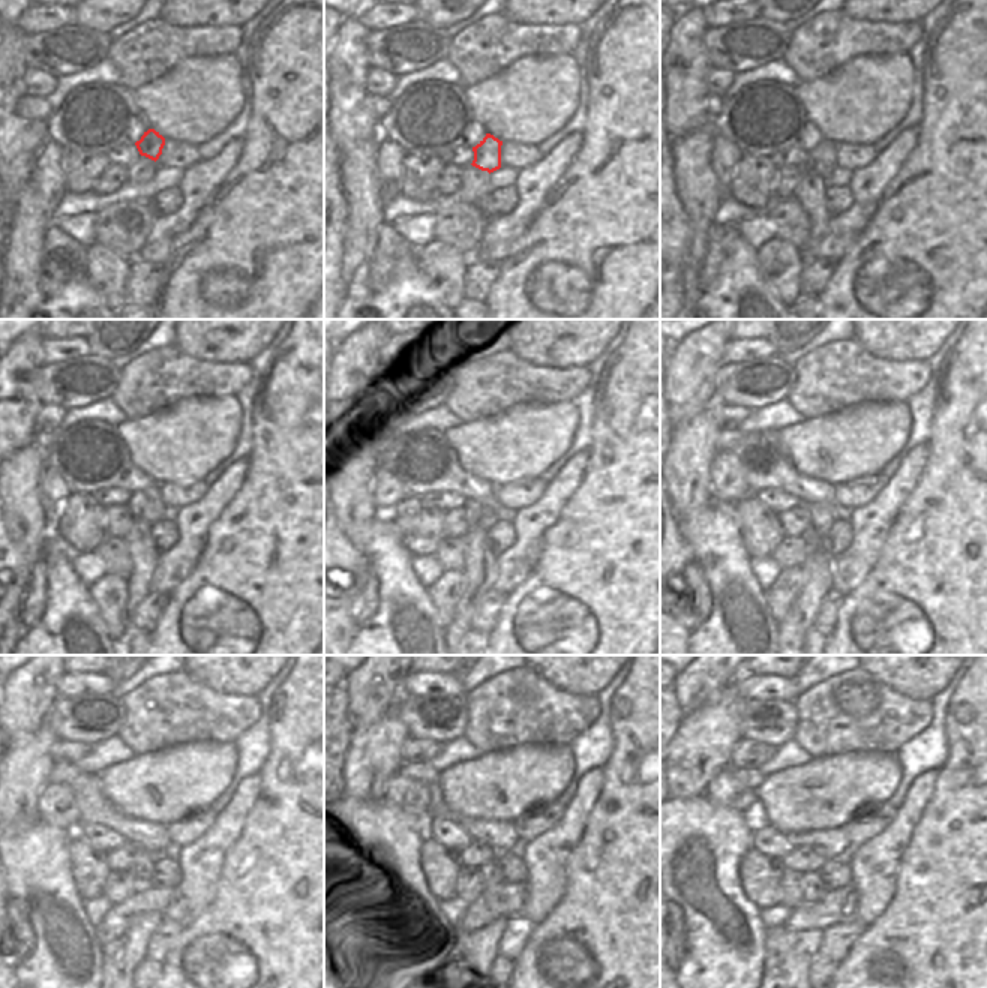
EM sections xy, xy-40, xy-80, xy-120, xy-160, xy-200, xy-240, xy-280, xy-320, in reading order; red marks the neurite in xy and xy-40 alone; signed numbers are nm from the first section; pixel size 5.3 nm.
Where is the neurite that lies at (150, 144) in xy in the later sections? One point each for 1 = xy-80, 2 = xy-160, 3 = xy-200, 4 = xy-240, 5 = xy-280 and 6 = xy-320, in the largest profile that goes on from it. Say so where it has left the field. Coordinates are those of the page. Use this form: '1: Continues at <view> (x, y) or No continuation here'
1: Continues at xy-80 (822, 159)
2: Continues at xy-160 (482, 511)
3: Continues at xy-200 (822, 516)
4: Continues at xy-240 (147, 859)
5: Continues at xy-280 (477, 882)
6: Continues at xy-320 (815, 889)

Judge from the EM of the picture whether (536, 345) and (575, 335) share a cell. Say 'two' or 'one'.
one

